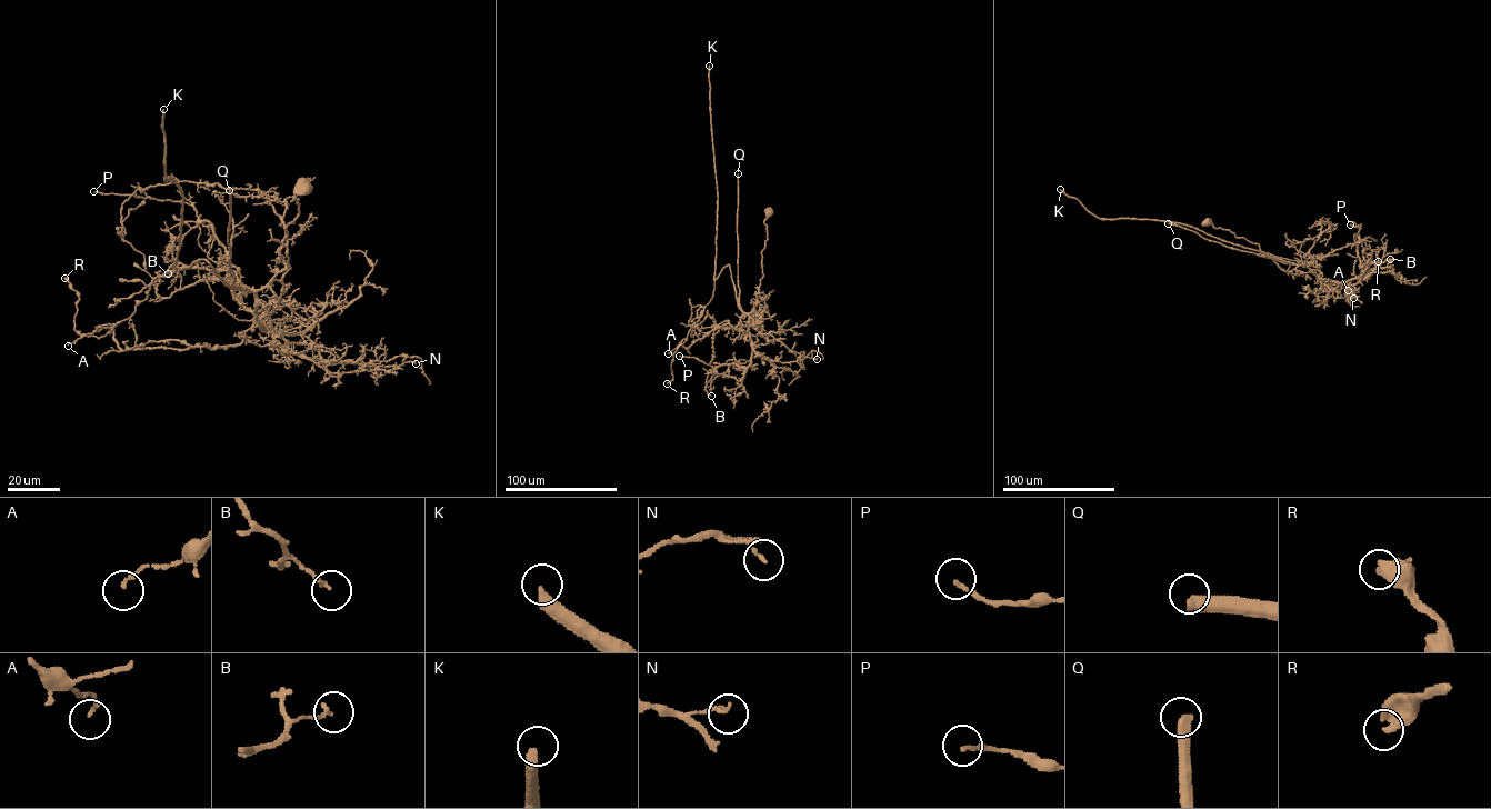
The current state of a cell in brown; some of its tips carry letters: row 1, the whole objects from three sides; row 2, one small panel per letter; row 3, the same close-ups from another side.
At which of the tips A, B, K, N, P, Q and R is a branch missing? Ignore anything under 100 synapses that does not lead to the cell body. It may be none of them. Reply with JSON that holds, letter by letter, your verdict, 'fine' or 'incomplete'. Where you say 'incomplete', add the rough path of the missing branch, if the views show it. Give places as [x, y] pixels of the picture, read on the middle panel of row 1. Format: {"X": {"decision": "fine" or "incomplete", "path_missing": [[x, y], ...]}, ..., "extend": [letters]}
{"A": {"decision": "fine"}, "B": {"decision": "fine"}, "K": {"decision": "incomplete"}, "N": {"decision": "fine"}, "P": {"decision": "fine"}, "Q": {"decision": "incomplete"}, "R": {"decision": "fine"}, "extend": ["K", "Q"]}

